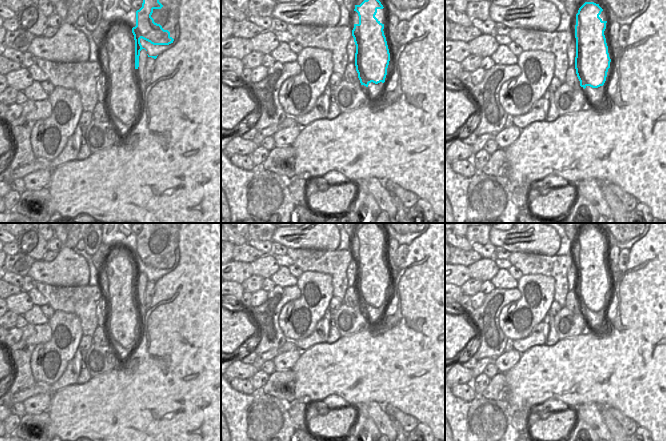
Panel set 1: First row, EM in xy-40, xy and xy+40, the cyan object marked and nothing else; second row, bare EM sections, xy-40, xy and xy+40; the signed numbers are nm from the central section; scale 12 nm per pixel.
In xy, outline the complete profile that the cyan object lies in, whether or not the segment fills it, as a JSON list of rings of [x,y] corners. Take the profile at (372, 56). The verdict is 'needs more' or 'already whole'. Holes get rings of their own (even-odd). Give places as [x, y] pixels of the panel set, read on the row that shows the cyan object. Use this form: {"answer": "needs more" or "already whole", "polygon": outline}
{"answer": "already whole", "polygon": [[[364,0],[360,5],[355,5],[354,11],[358,13],[359,23],[354,24],[352,36],[356,45],[355,66],[361,85],[368,87],[373,82],[384,83],[387,75],[387,68],[390,61],[390,53],[384,35],[384,24],[376,17],[378,9],[383,9],[379,0]]]}

